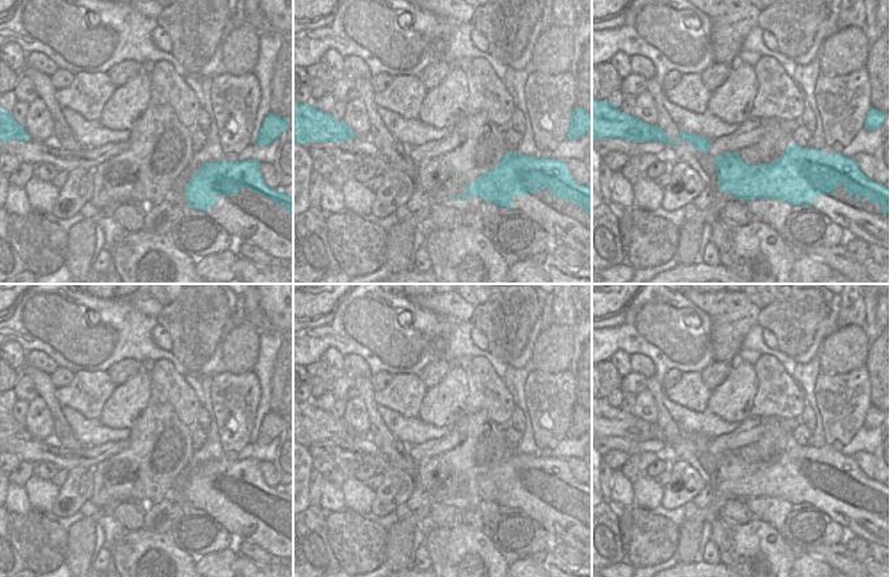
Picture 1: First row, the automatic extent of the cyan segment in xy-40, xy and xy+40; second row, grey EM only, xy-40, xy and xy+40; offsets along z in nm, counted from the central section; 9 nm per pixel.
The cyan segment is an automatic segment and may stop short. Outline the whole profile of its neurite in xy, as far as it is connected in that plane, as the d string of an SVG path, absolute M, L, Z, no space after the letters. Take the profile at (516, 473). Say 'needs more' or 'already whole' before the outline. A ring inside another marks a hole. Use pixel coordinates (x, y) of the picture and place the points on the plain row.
already whole; M508 450L494 468L477 480L468 481L466 492L454 498L468 498L472 493L497 505L512 506L513 494L533 493L544 485L560 500L568 497L574 504L582 504L584 510L592 514L592 488L573 478L564 458L513 450Z

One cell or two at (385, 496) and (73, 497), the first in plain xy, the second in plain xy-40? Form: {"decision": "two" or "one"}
{"decision": "one"}

